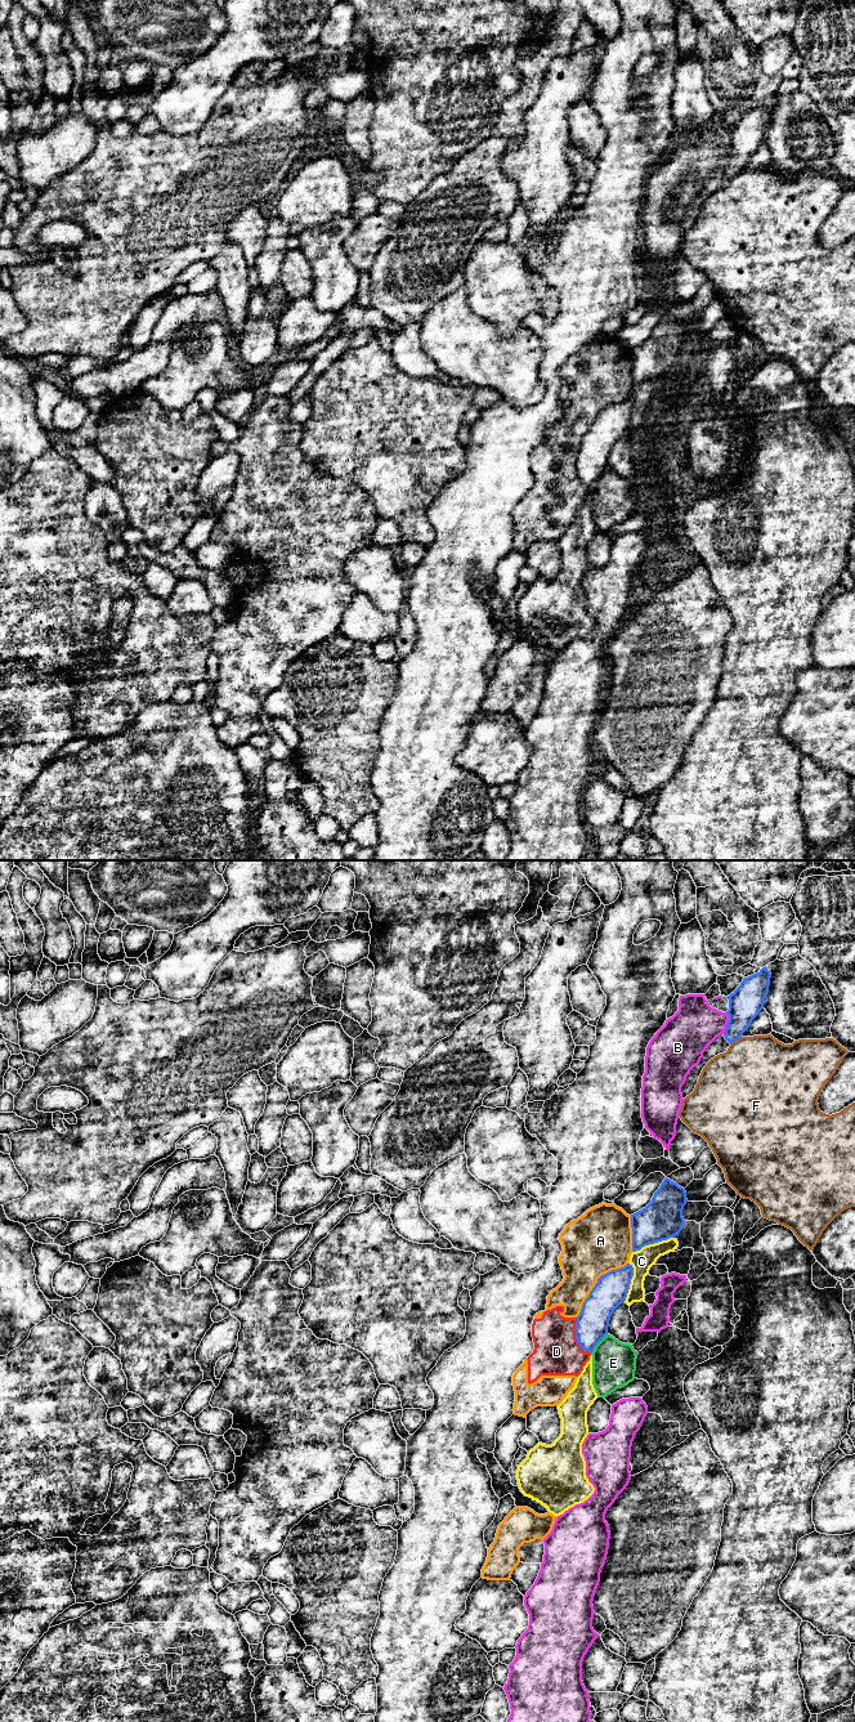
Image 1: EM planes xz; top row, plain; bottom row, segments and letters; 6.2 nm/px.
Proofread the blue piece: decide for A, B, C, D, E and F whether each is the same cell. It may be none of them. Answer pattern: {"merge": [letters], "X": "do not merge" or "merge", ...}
{"merge": [], "A": "do not merge", "B": "do not merge", "C": "do not merge", "D": "do not merge", "E": "do not merge", "F": "do not merge"}

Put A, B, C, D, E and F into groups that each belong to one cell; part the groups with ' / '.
A D / B / C / E / F

